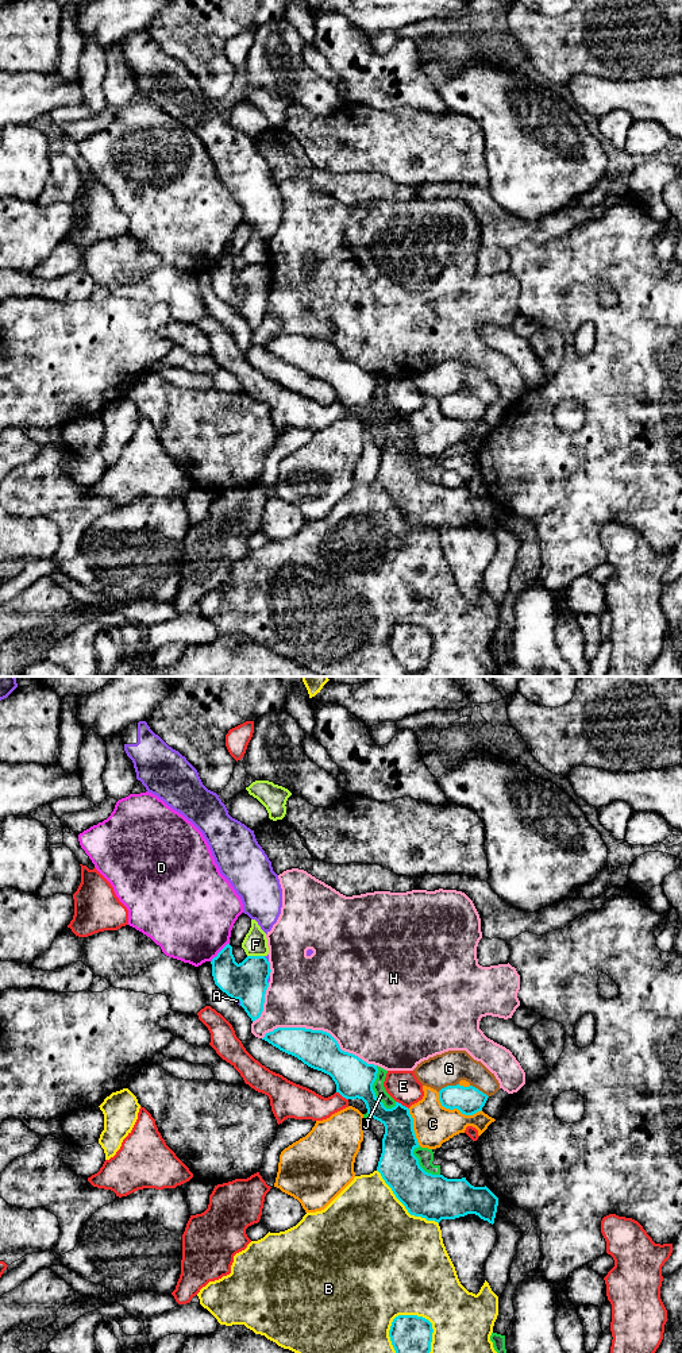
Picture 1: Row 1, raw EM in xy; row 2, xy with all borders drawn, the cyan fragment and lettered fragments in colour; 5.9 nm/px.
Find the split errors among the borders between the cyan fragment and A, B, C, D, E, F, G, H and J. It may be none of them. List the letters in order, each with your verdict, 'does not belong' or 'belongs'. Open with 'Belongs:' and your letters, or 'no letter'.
Belongs: no letter
A: does not belong
B: does not belong
C: does not belong
D: does not belong
E: does not belong
F: does not belong
G: does not belong
H: does not belong
J: does not belong

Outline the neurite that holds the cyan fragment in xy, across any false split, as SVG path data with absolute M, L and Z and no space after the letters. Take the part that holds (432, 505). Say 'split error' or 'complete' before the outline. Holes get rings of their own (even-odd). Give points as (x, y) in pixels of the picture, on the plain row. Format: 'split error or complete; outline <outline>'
complete; outline M277 336L266 342L262 348L297 366L308 375L330 383L336 393L336 401L343 406L358 406L365 410L369 425L385 435L382 462L377 479L411 524L439 532L442 528L455 528L467 523L475 523L481 528L492 533L494 532L498 506L486 494L474 496L466 486L447 487L443 483L428 482L420 475L419 467L413 463L413 459L420 454L413 439L413 427L409 423L409 417L398 410L396 410L394 416L386 417L375 405L373 393L378 382L377 374L367 373L358 365L342 359L338 350L323 339Z

